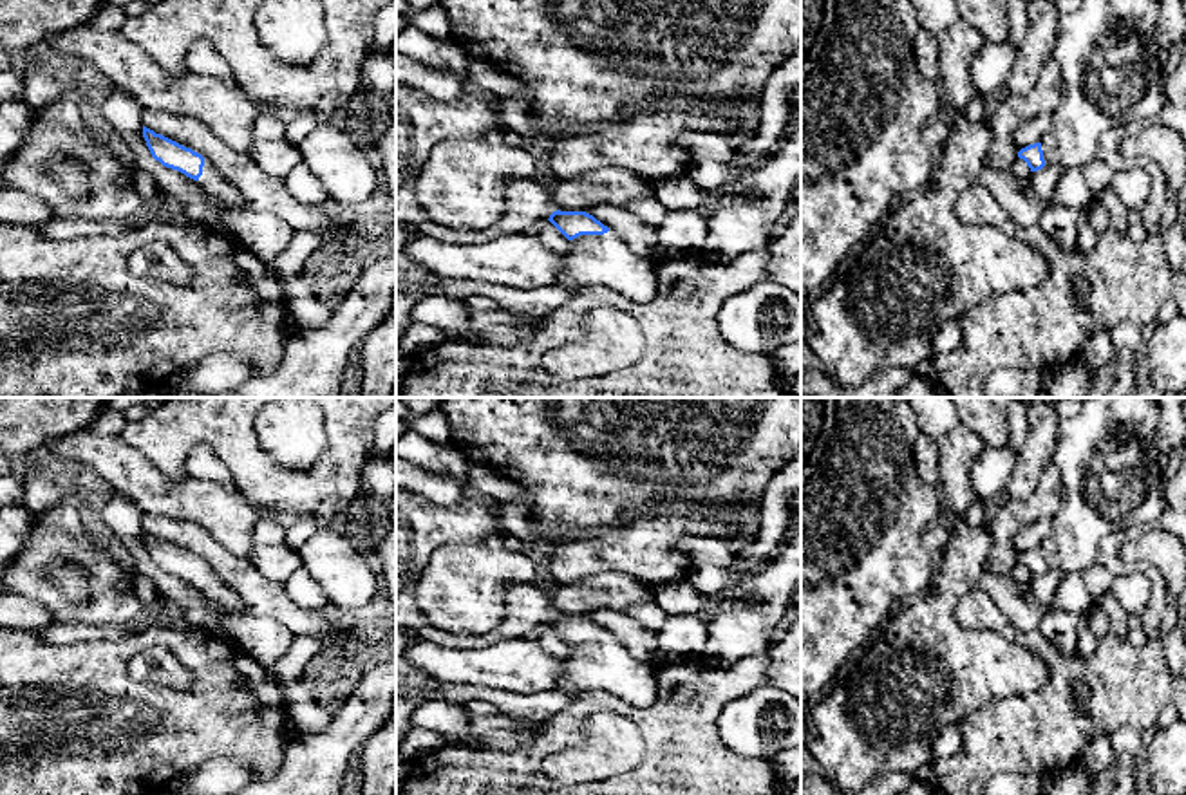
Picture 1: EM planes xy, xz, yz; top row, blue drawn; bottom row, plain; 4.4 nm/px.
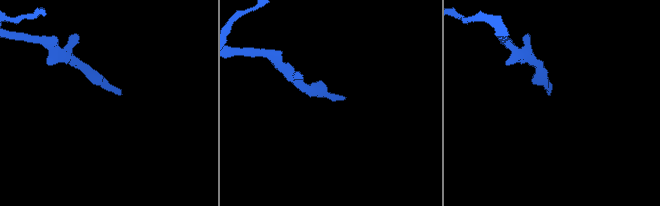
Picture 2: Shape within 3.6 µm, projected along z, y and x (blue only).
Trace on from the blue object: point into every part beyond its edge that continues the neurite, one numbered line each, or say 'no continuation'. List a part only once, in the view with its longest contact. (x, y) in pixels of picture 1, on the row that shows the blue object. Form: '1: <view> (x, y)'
1: xz (593, 261)

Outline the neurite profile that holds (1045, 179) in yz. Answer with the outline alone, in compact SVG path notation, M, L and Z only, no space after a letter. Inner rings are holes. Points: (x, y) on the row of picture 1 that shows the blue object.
M1045 163L1041 170L1031 173L1029 181L1034 186L1038 197L1041 199L1043 208L1056 204L1054 192L1061 172L1063 170L1059 166Z

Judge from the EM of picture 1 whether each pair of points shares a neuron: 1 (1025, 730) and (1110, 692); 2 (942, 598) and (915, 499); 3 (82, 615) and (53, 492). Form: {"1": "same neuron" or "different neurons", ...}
{"1": "same neuron", "2": "different neurons", "3": "different neurons"}

